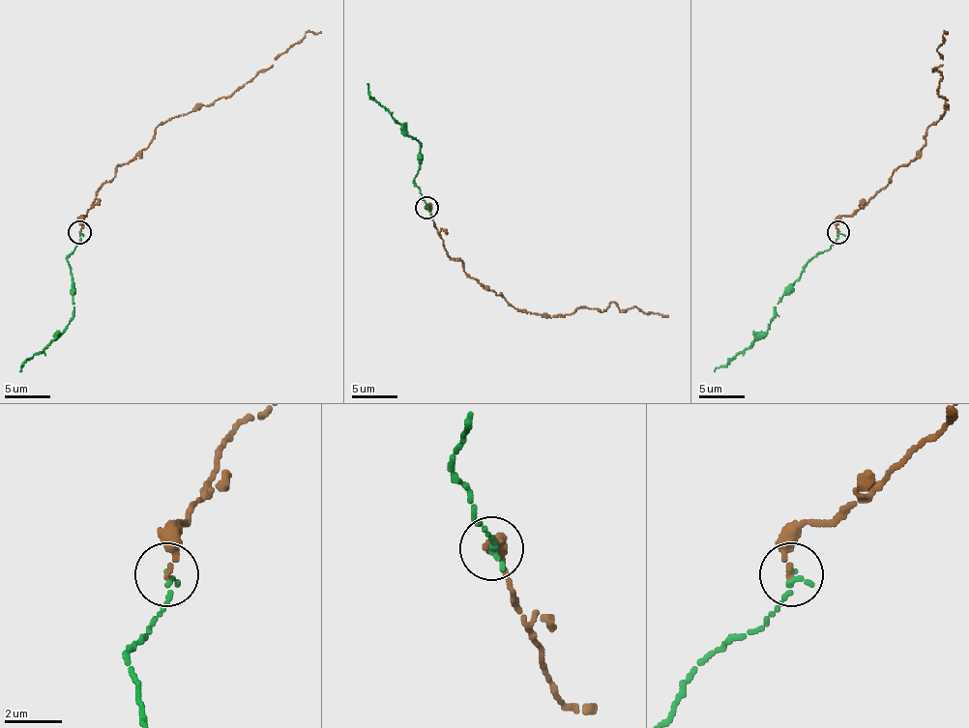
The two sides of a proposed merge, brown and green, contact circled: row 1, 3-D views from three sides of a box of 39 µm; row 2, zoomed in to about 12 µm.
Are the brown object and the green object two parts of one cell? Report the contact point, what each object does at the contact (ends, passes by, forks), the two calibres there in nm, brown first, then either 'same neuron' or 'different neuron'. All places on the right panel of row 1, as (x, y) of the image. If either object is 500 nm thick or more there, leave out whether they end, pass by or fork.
place (838, 232); brown ends; green ends; calibres 200 and 170 nm; same neuron

